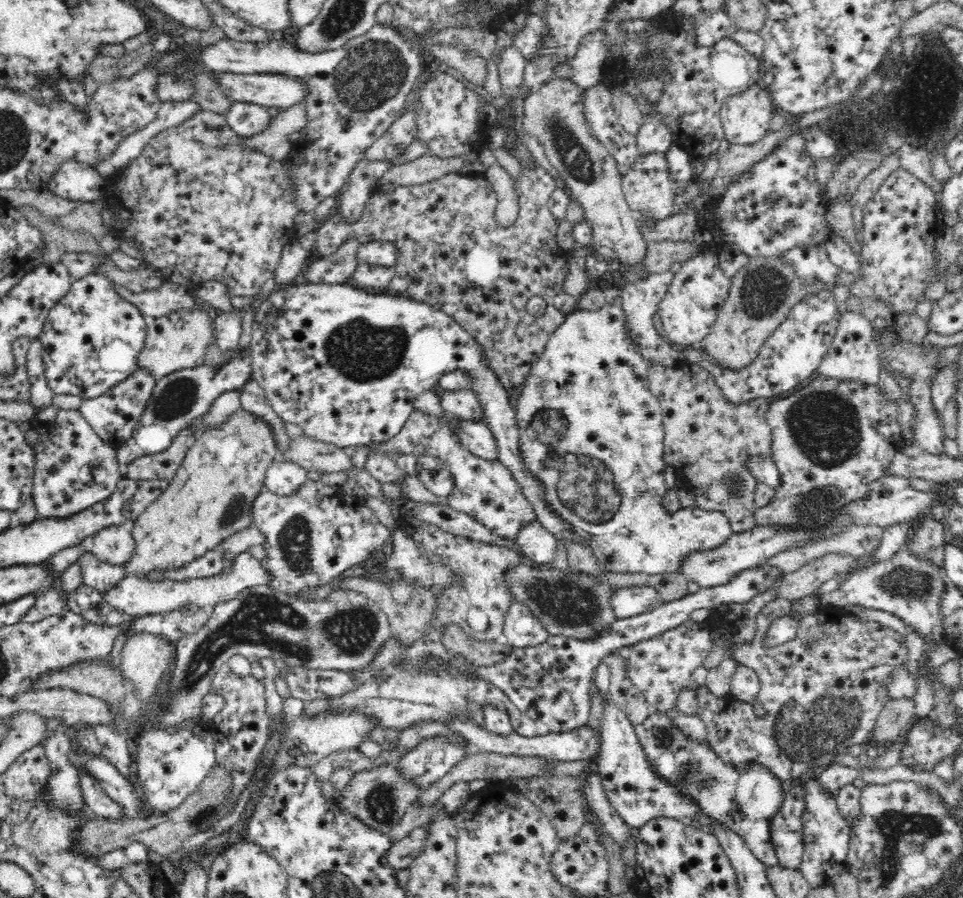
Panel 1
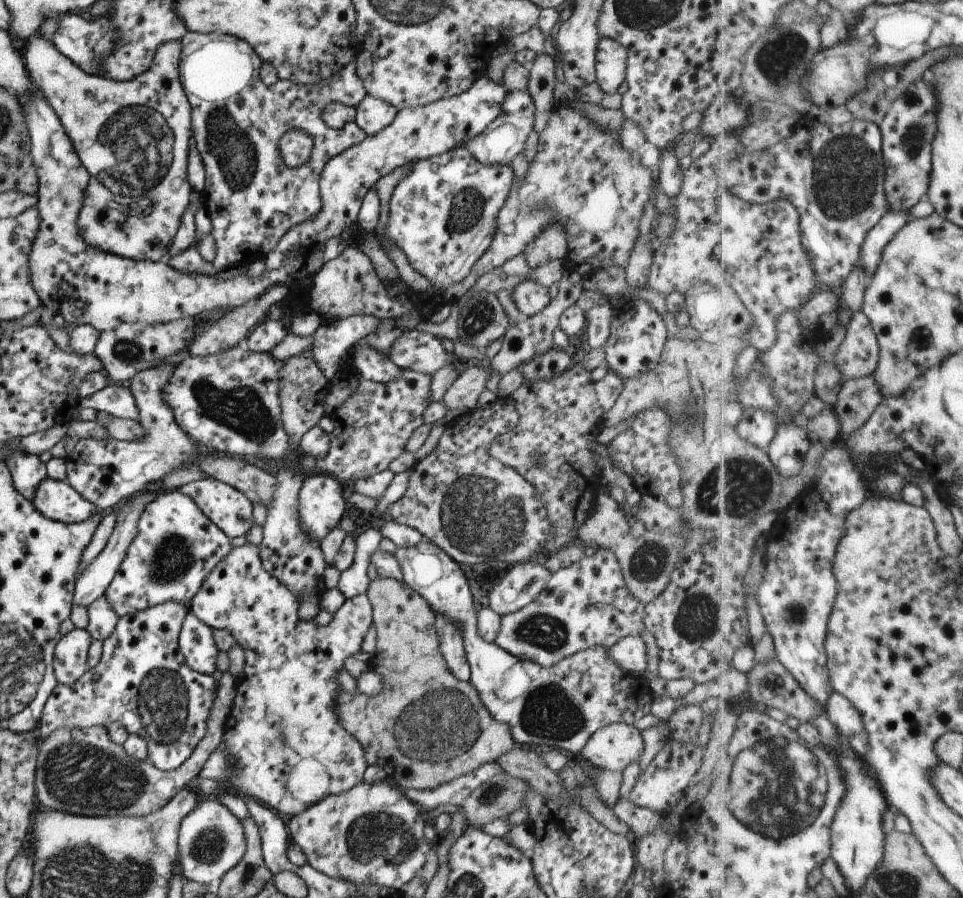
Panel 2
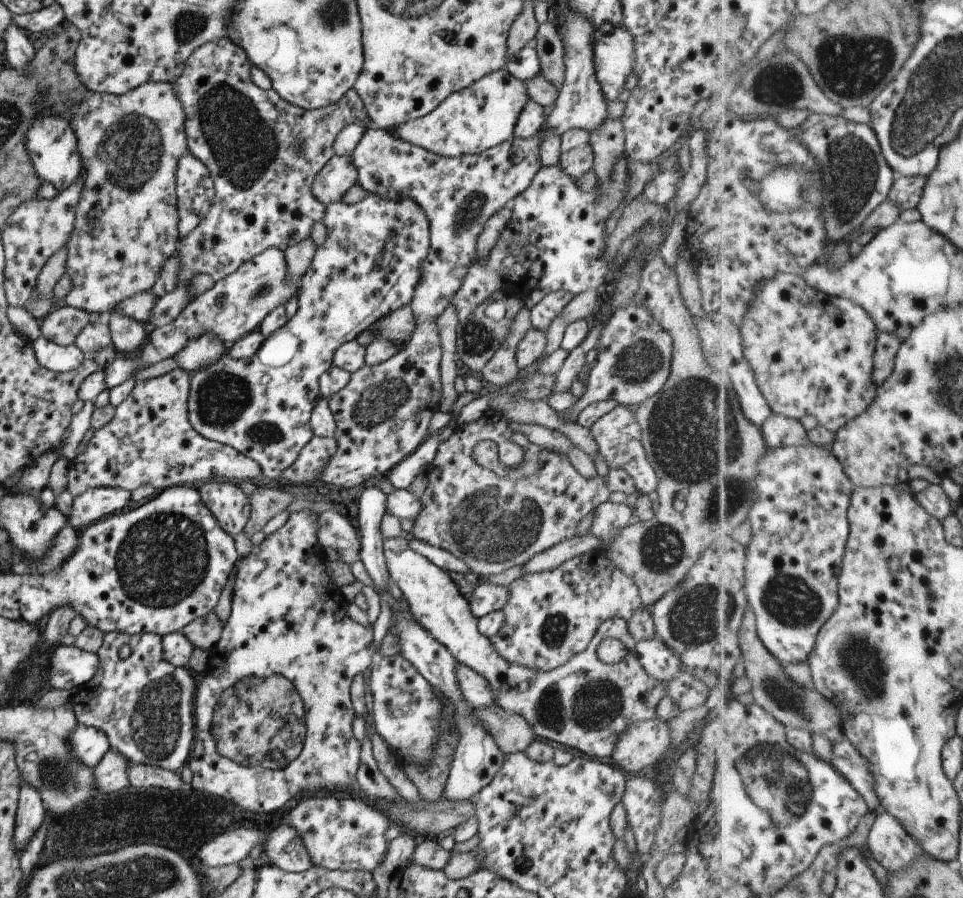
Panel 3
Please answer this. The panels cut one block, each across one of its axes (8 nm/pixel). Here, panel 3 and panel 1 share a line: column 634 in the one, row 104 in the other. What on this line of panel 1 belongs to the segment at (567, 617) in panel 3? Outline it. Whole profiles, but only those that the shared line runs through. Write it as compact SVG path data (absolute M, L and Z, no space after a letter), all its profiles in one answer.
M606 84L585 90L583 94L585 117L594 137L600 140L617 162L621 176L630 170L639 156L637 141L620 124L612 107L612 95Z

